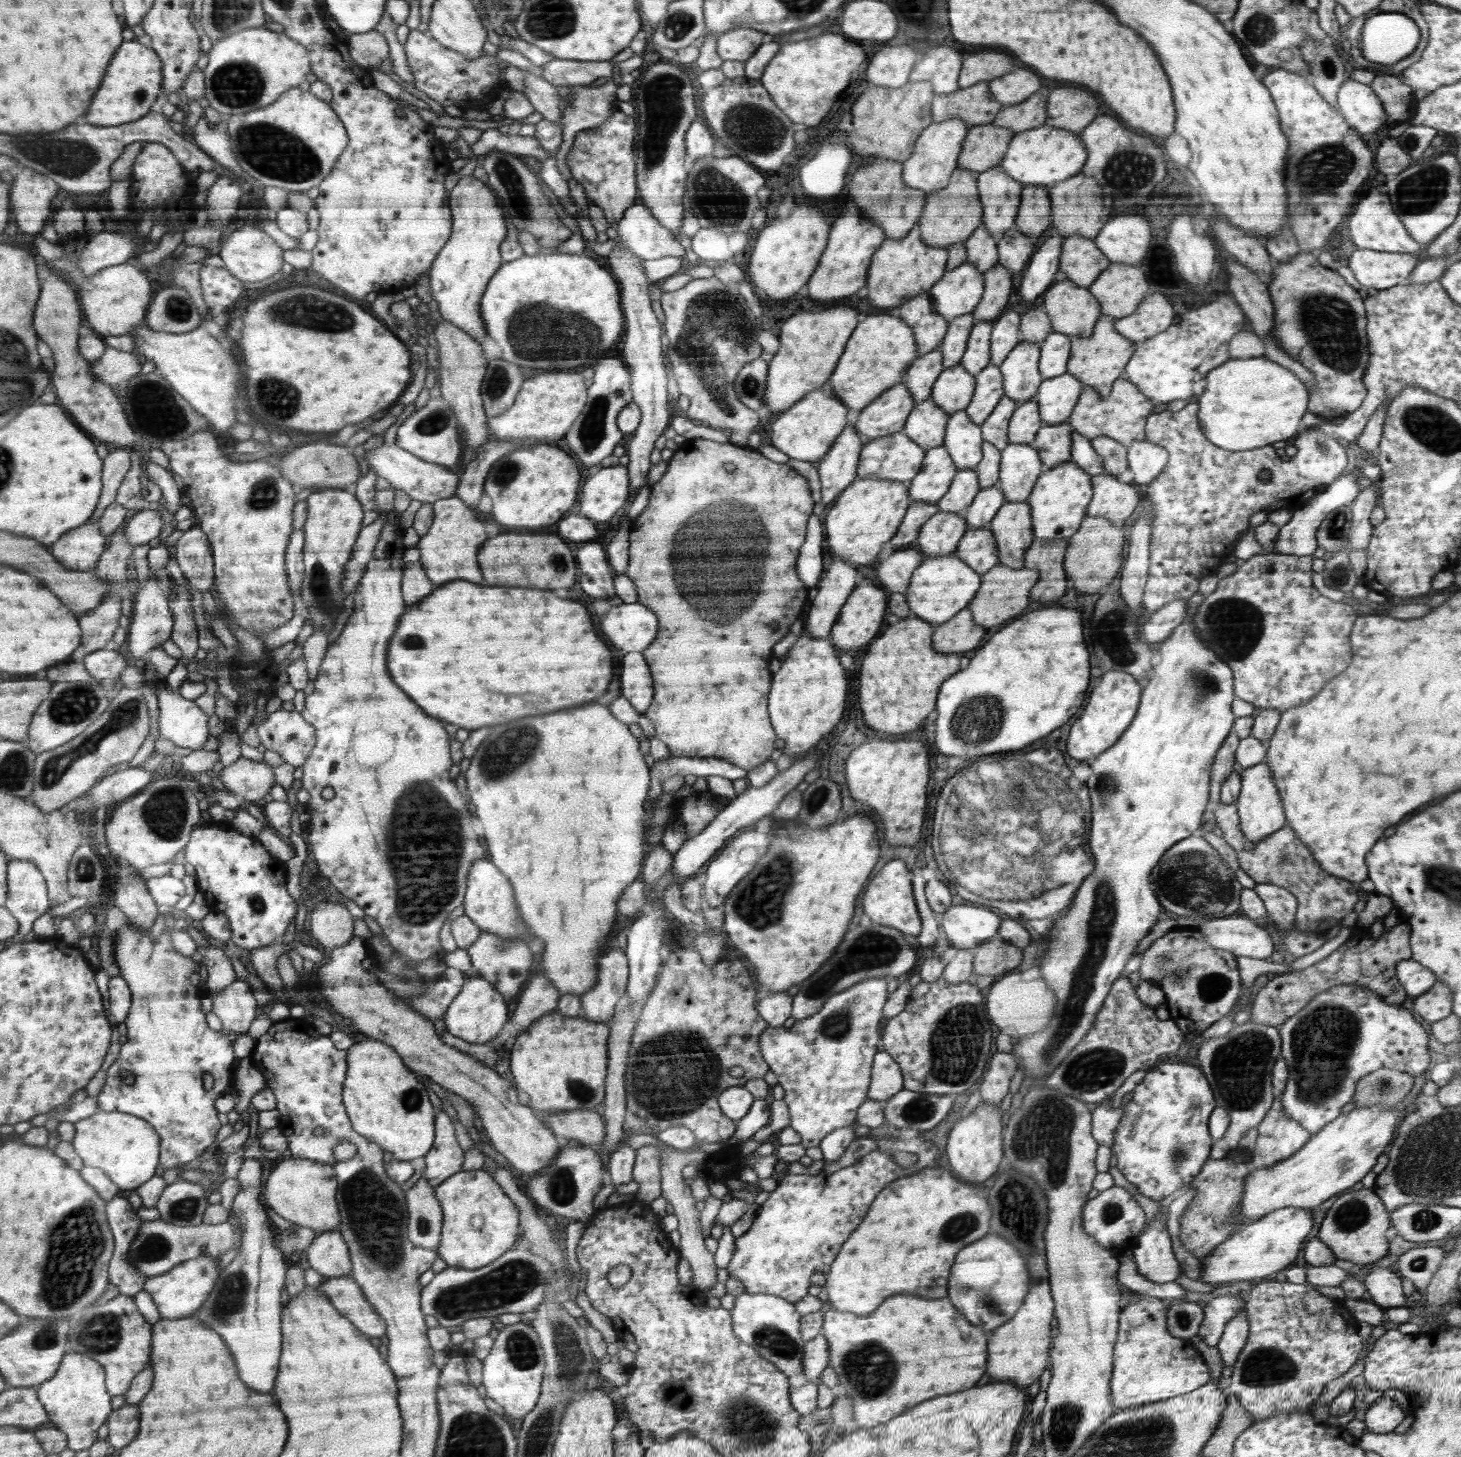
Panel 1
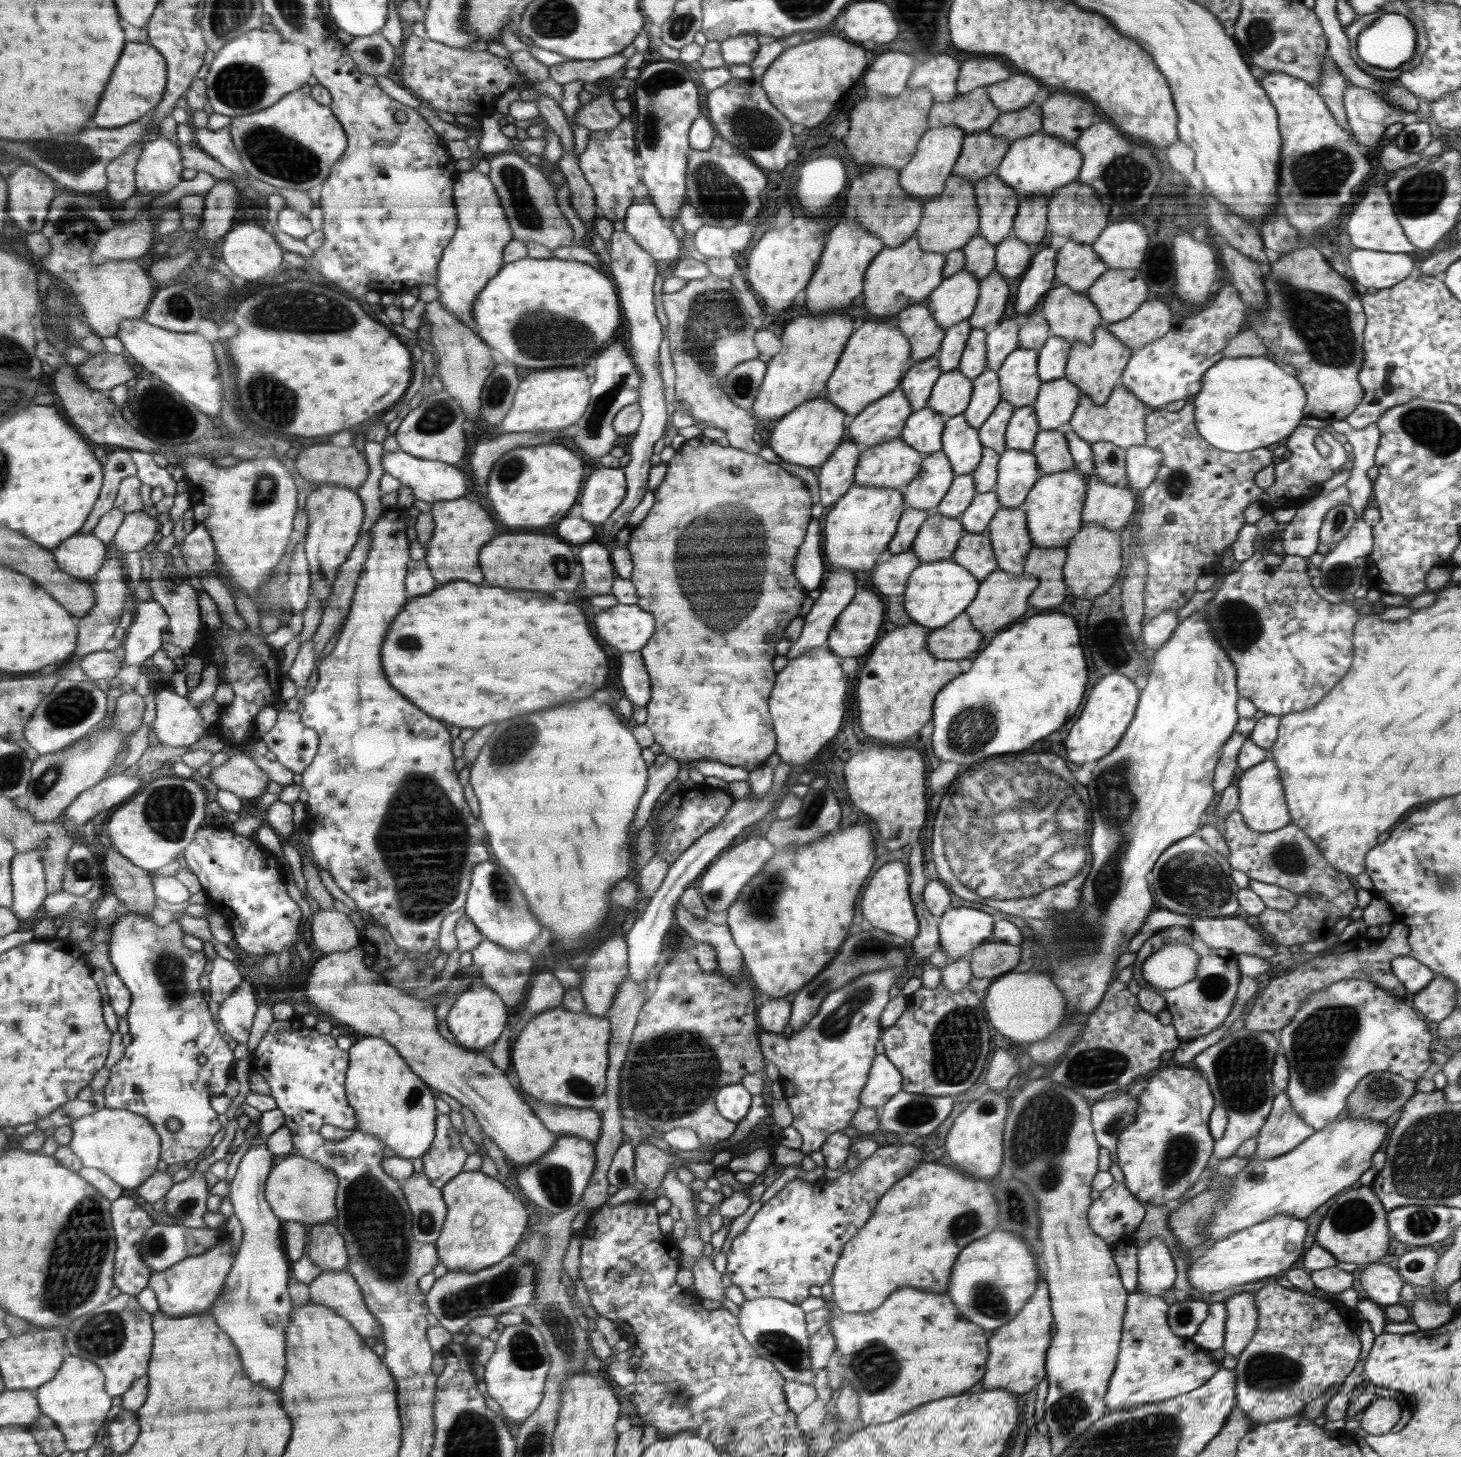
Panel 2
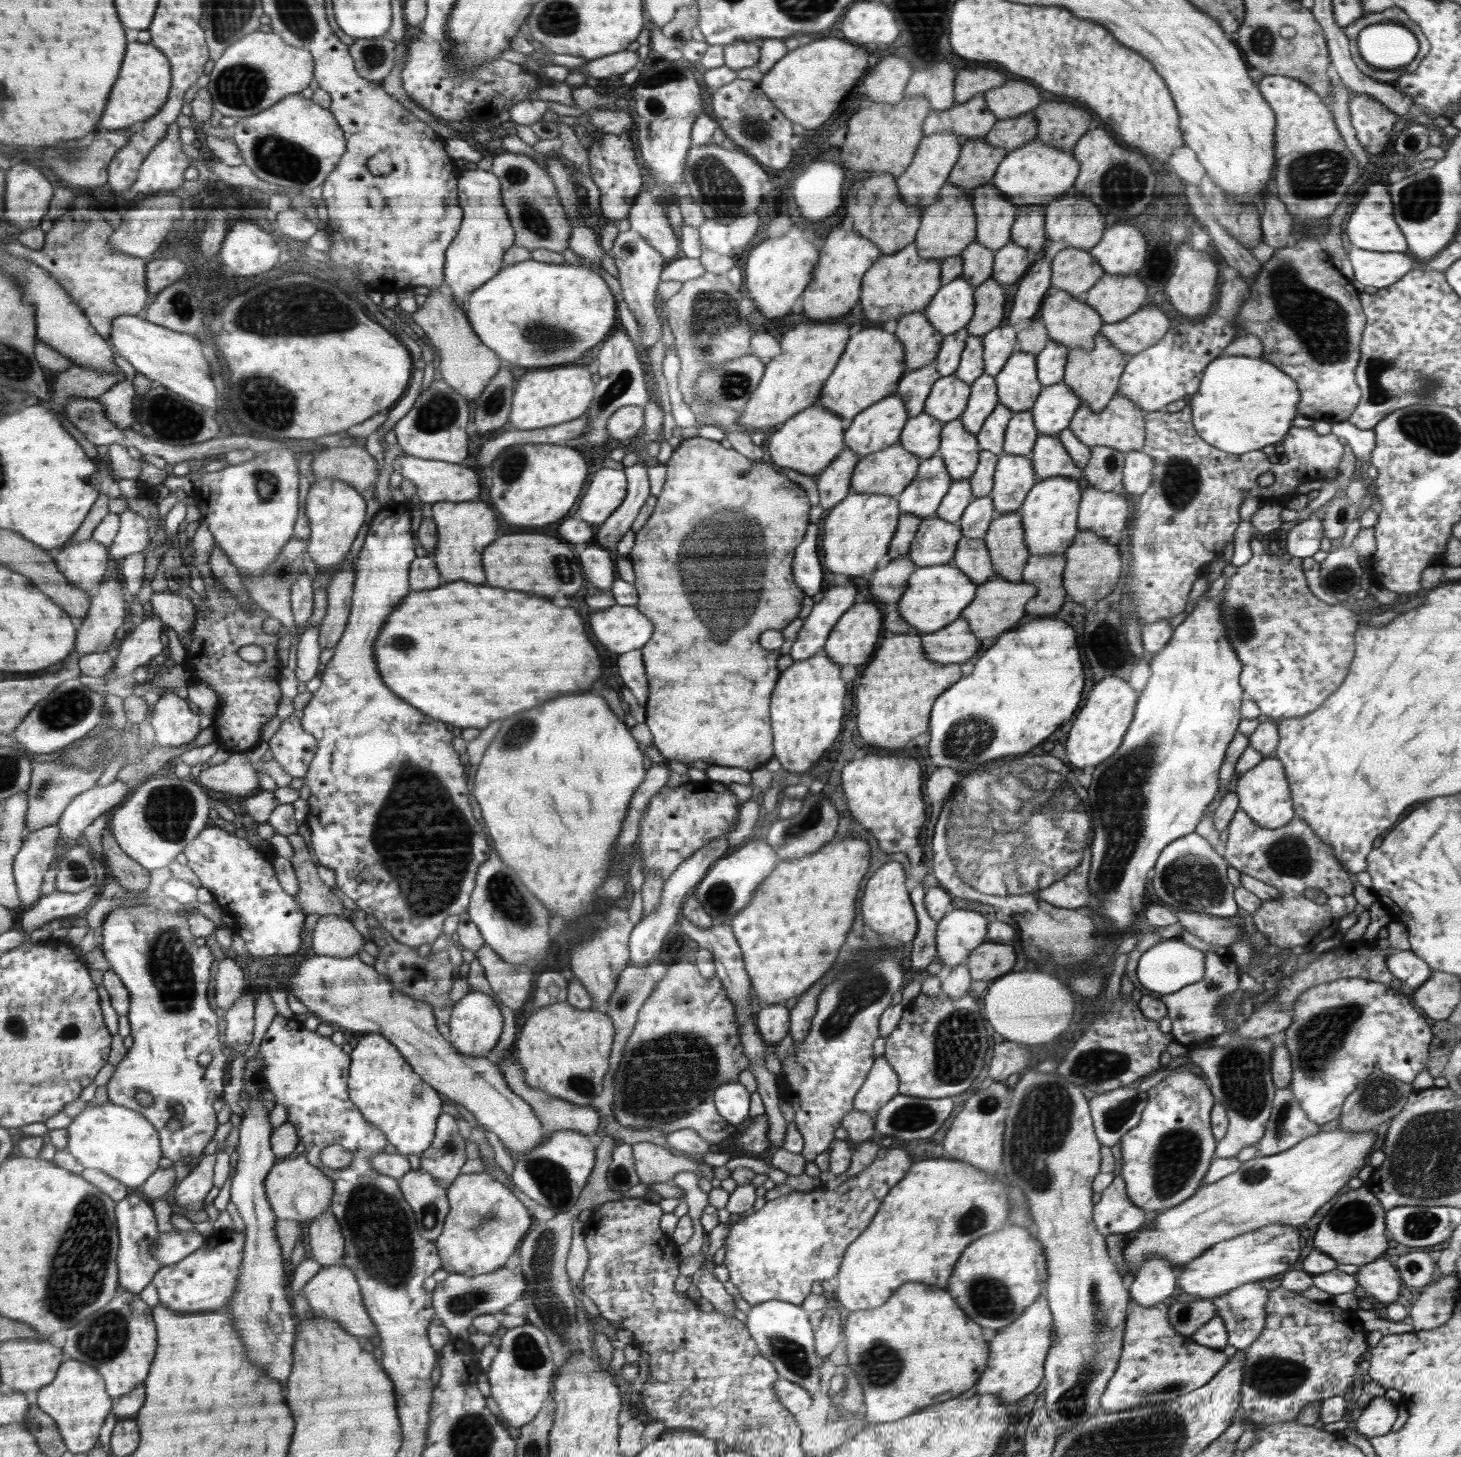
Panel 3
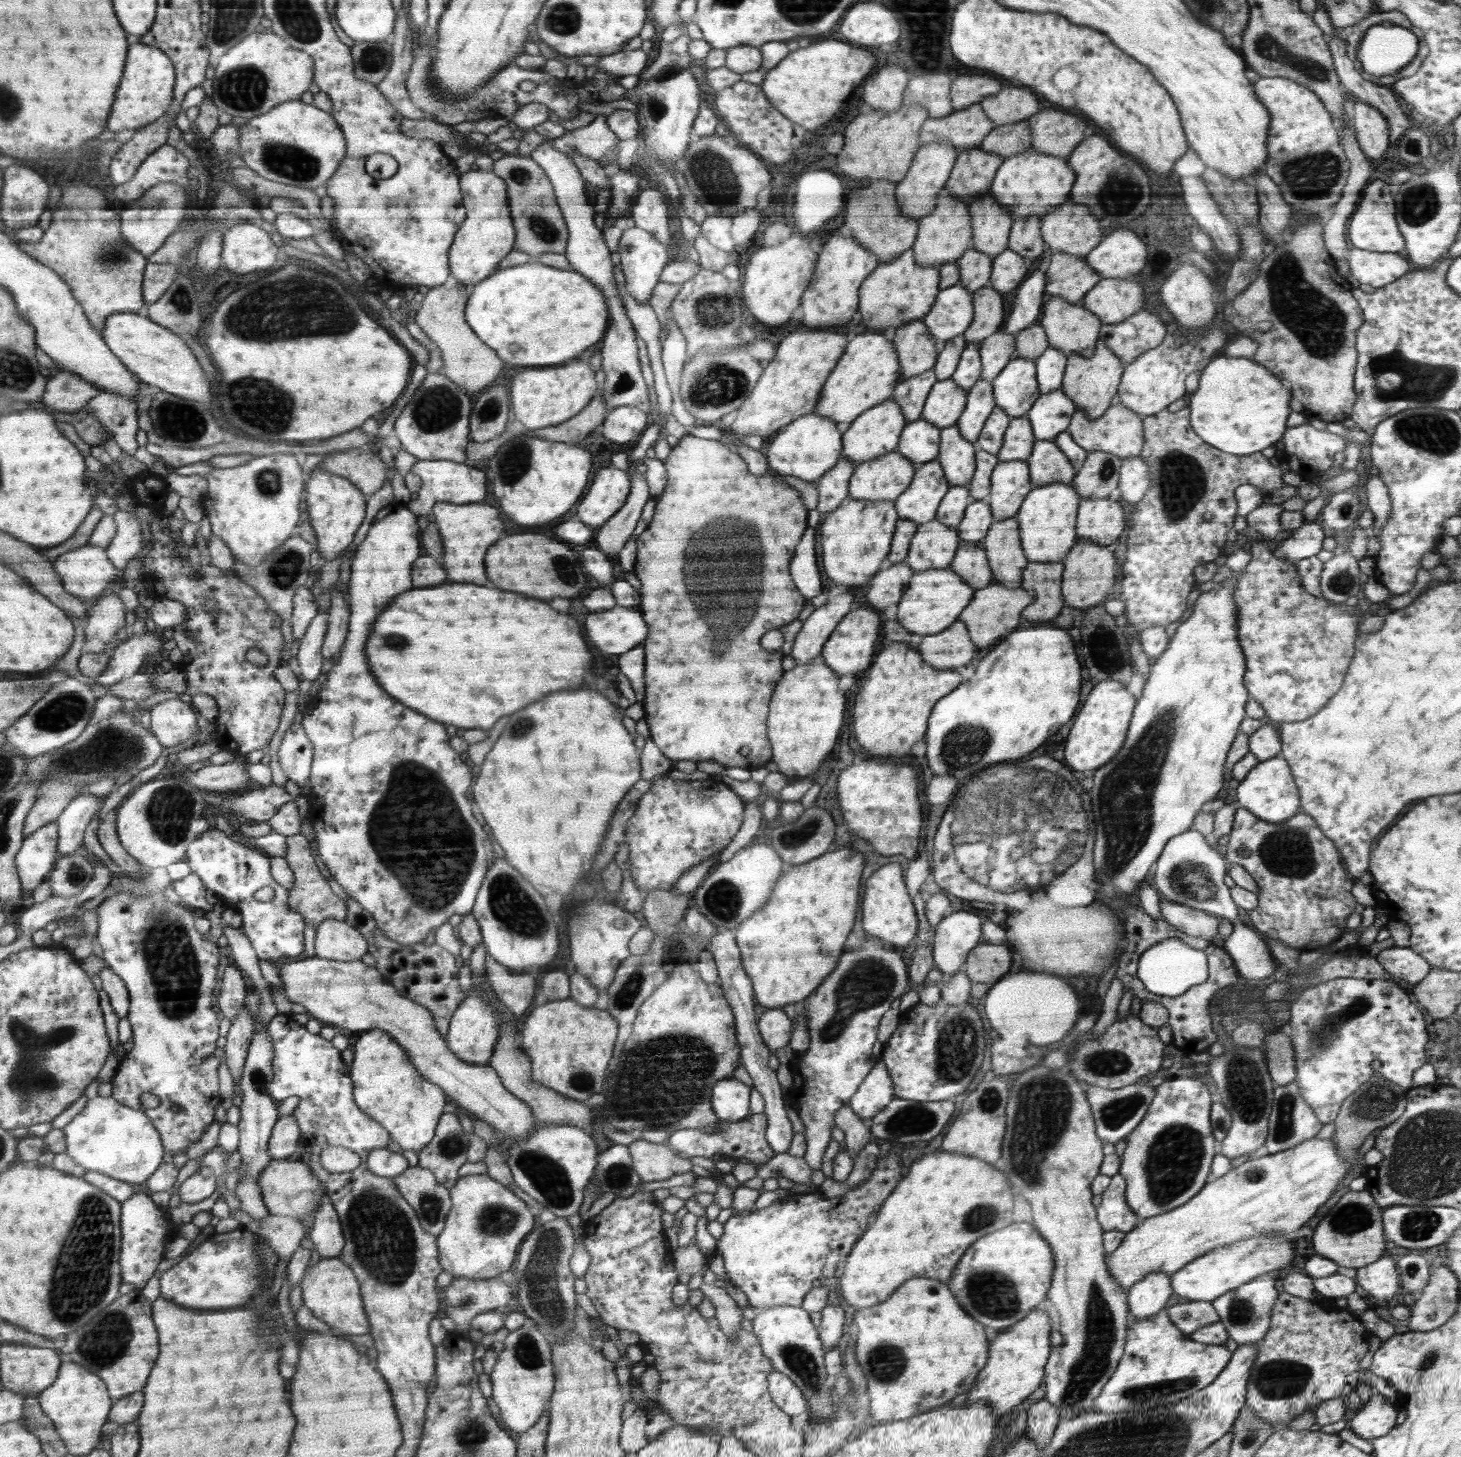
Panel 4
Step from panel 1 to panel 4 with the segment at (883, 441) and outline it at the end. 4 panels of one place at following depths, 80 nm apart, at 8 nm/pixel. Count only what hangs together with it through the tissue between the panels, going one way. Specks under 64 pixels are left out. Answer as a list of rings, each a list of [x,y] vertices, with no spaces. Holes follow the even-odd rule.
[[[895,449],[856,465],[850,479],[848,498],[895,501],[909,487],[915,474],[914,464]]]

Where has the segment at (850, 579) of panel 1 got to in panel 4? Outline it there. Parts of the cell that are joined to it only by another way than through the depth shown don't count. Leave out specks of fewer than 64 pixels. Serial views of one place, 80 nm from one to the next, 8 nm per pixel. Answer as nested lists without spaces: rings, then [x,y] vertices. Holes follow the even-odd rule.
[[[844,592],[822,608],[815,608],[804,620],[793,642],[791,653],[797,665],[810,664],[820,658],[825,642],[840,621],[850,612],[854,596]]]

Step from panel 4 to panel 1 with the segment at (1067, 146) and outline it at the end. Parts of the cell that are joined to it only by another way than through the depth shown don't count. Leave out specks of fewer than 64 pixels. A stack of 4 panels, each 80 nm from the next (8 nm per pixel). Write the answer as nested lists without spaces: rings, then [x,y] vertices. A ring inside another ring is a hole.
[[[1076,86],[1060,87],[1052,89],[1046,105],[1047,117],[1045,124],[1053,125],[1056,128],[1066,128],[1070,132],[1080,134],[1096,119],[1098,114],[1098,98],[1090,92],[1076,90]]]

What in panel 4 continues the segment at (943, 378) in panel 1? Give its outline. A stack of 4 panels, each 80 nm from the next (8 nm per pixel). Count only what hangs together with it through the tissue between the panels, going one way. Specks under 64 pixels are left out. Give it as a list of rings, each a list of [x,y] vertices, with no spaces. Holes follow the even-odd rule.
[[[951,378],[940,380],[925,402],[922,418],[942,430],[956,425],[968,406],[968,393]]]

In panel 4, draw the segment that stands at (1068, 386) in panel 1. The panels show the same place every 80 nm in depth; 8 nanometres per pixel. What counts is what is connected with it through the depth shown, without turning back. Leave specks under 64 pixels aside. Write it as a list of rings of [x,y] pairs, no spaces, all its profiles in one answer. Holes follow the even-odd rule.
[[[1061,388],[1042,394],[1027,414],[1036,440],[1054,440],[1067,431],[1077,410],[1077,405]]]

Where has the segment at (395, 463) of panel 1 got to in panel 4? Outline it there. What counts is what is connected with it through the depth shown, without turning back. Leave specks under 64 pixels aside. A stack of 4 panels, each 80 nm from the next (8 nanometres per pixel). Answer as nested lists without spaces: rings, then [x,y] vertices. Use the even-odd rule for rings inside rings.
[[[418,459],[411,470],[416,476],[422,480],[422,486],[418,492],[418,498],[412,499],[410,502],[410,508],[414,508],[414,512],[422,514],[428,514],[433,510],[433,507],[437,503],[452,503],[452,504],[466,504],[466,502],[484,502],[486,498],[486,478],[484,478],[484,468],[480,467],[478,470],[474,470],[474,467],[459,463],[458,461],[451,460],[422,460]]]

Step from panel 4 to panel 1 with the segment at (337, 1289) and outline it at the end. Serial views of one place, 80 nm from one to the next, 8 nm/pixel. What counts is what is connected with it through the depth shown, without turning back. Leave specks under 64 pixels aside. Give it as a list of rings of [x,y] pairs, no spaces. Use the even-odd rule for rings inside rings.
[[[352,1276],[326,1277],[317,1288],[329,1297],[341,1316],[346,1316],[364,1334],[371,1337],[386,1334],[385,1318],[374,1310],[373,1304],[366,1299],[364,1290]]]

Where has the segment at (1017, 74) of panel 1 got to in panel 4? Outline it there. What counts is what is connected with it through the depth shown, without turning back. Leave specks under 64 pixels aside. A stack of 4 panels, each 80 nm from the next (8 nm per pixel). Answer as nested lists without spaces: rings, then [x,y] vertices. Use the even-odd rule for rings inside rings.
[[[1027,87],[1002,88],[994,96],[986,97],[979,105],[995,126],[1030,119],[1040,110],[1038,98]]]

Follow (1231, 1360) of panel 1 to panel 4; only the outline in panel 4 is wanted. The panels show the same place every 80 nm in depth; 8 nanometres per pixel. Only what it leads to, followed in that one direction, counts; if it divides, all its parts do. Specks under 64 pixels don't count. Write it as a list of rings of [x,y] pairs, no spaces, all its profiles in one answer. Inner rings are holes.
[[[1274,1270],[1274,1272],[1268,1272],[1268,1274],[1256,1276],[1254,1280],[1224,1292],[1224,1294],[1211,1302],[1218,1317],[1220,1317],[1220,1322],[1226,1327],[1226,1332],[1234,1342],[1239,1345],[1256,1344],[1263,1339],[1269,1329],[1270,1312],[1274,1309],[1274,1303],[1276,1303],[1279,1295],[1274,1286],[1276,1286],[1280,1271]]]

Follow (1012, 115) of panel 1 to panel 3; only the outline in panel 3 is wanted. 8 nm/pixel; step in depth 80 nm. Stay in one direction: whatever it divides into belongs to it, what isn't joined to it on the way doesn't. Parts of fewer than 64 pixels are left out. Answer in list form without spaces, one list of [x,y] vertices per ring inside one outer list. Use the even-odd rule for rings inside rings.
[[[1033,111],[1012,118],[998,119],[996,124],[985,134],[989,144],[1003,146],[1012,152],[1027,142],[1037,138],[1038,124]]]

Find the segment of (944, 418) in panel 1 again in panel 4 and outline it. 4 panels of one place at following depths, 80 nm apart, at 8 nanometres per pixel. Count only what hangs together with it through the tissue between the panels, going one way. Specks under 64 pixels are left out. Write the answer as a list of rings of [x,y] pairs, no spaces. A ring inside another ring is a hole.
[[[922,418],[907,424],[896,449],[917,468],[937,458],[940,444],[941,430]]]

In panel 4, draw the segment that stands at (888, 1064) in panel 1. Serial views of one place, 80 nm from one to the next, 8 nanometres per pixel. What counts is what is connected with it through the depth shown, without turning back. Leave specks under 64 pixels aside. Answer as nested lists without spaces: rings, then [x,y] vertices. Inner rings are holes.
[[[880,1060],[858,1087],[849,1107],[860,1118],[872,1118],[894,1097],[892,1079],[886,1065]]]

